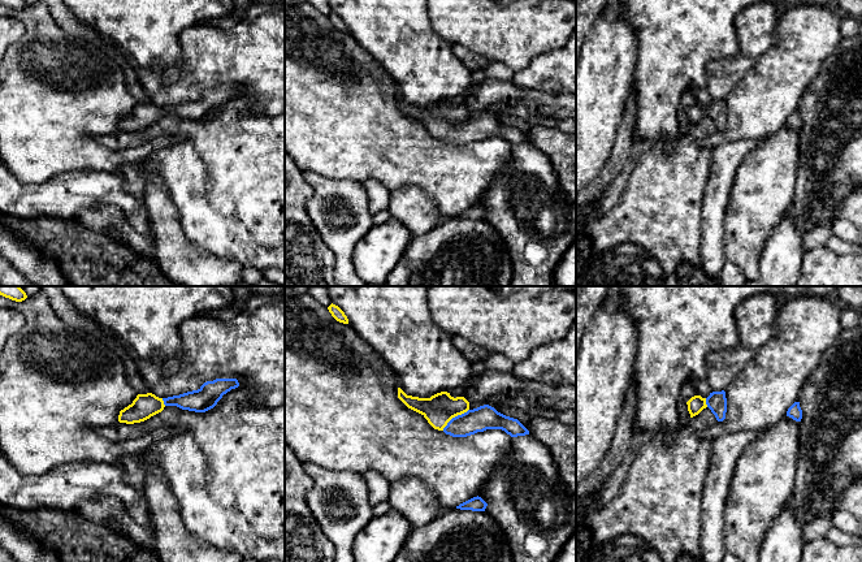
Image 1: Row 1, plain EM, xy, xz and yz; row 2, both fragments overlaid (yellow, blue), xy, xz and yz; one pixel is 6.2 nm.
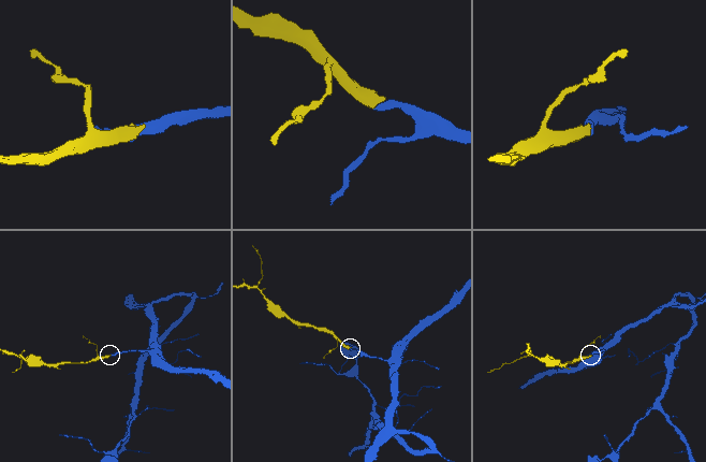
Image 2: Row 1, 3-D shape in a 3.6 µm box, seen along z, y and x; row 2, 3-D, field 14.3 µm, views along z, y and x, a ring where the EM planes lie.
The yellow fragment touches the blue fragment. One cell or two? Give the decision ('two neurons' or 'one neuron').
one neuron

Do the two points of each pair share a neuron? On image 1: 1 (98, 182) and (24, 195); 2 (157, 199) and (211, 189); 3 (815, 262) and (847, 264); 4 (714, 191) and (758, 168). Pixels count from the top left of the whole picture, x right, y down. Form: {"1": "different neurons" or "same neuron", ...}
{"1": "same neuron", "2": "different neurons", "3": "same neuron", "4": "different neurons"}

